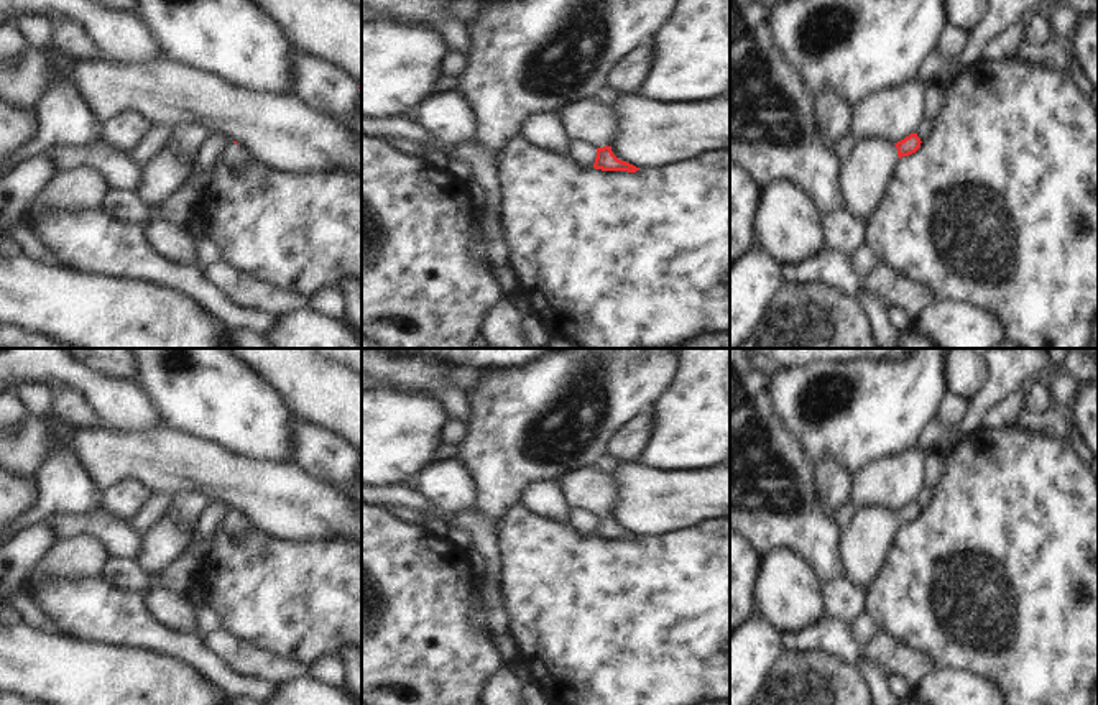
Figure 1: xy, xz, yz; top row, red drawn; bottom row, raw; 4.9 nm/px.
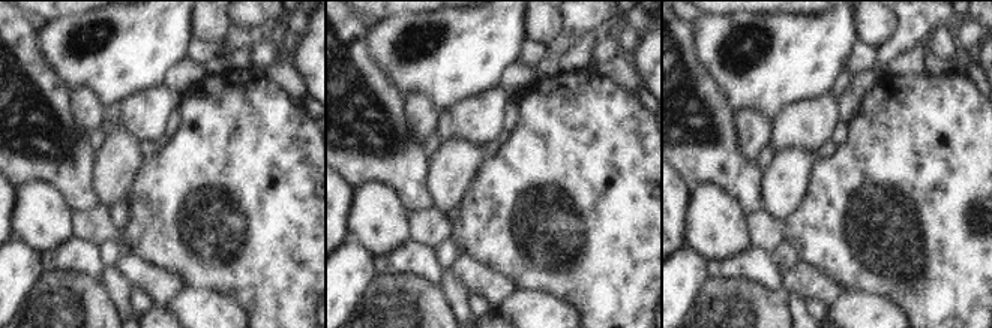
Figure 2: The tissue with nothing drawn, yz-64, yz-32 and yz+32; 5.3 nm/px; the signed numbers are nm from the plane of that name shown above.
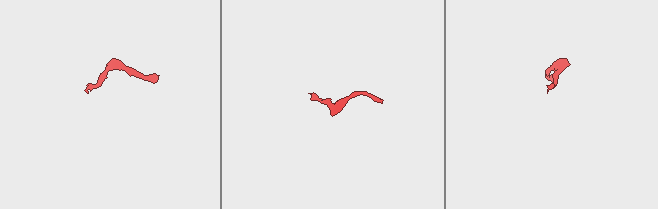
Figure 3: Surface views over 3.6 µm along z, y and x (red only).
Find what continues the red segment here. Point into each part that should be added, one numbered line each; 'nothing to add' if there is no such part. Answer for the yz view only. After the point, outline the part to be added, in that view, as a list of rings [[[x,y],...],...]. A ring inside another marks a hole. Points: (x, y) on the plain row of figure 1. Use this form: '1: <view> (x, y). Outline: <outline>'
1: yz (867, 541). Outline: [[[871,505],[856,509],[851,523],[842,532],[845,578],[868,590],[878,578],[897,531],[897,516],[889,508]]]

